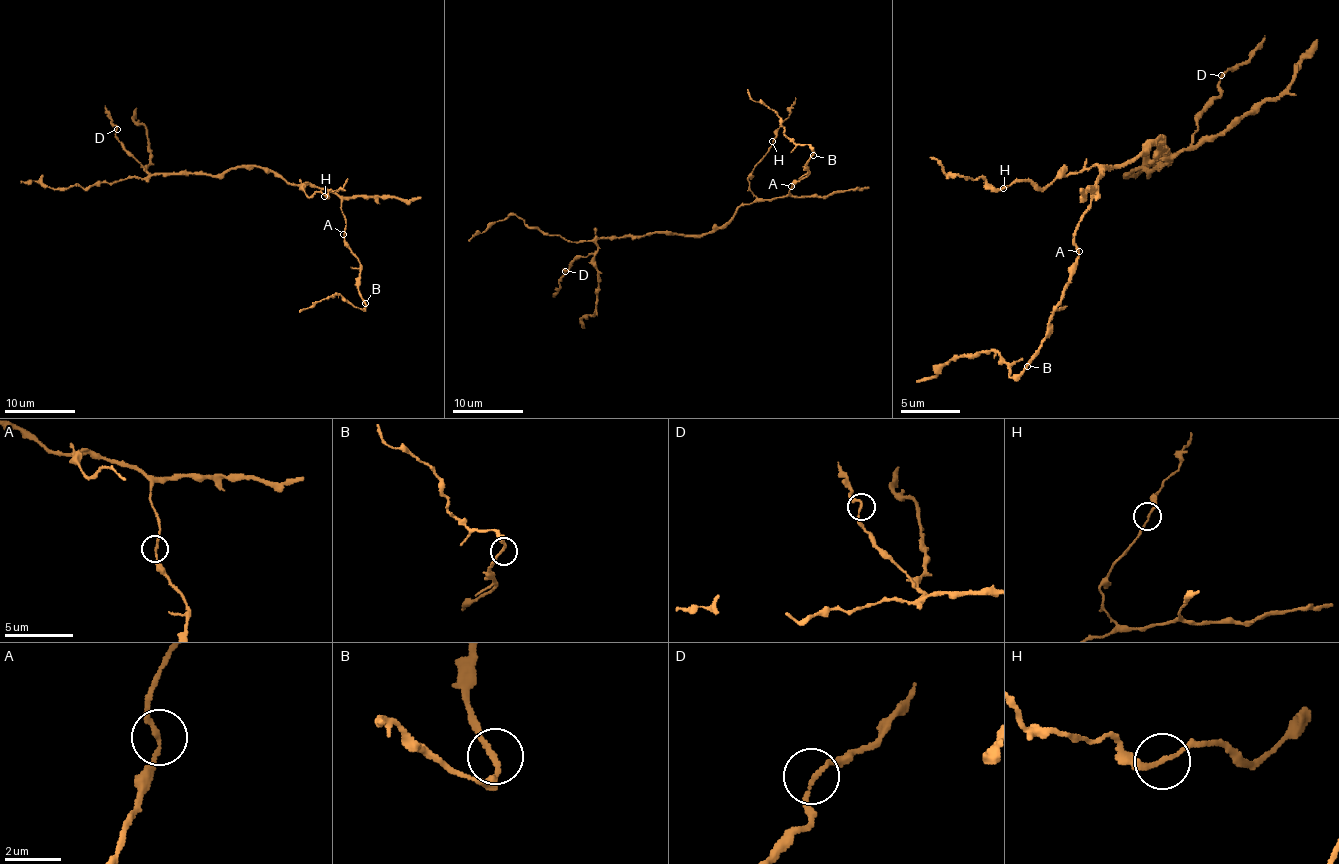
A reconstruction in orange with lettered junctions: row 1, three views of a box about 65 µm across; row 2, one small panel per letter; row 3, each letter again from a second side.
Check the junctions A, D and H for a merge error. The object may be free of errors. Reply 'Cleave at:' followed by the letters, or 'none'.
Cleave at: A

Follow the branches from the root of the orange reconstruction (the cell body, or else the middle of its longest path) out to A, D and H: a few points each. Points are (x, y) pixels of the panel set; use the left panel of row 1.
A: (285, 180), (330, 189), (340, 200), (340, 210), (346, 217), (344, 233)
D: (285, 180), (259, 166), (230, 168), (216, 175), (152, 173), (149, 177), (145, 168), (117, 139), (117, 129)
H: (285, 180), (291, 184), (308, 184), (301, 185), (308, 196), (315, 193), (324, 196)

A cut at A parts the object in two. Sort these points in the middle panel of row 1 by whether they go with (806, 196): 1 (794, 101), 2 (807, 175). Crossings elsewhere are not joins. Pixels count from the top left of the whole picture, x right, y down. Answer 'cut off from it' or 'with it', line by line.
1: with it
2: cut off from it

